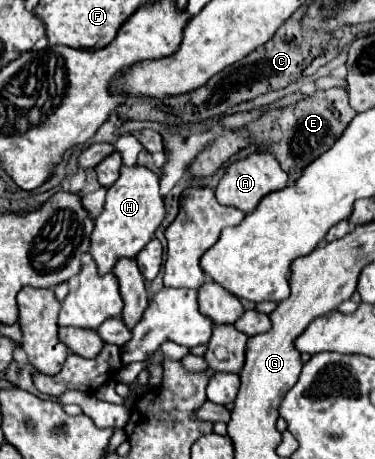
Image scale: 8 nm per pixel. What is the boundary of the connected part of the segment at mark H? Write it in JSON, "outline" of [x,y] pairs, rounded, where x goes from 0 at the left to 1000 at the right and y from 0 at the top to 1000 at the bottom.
{"outline":[[[328,362],[323,388],[291,410],[280,453],[253,479],[253,501],[243,510],[243,558],[253,562],[264,593],[296,593],[312,562],[360,562],[371,545],[392,536],[413,501],[440,479],[440,431],[424,418],[424,379],[403,375],[392,362]]]}

